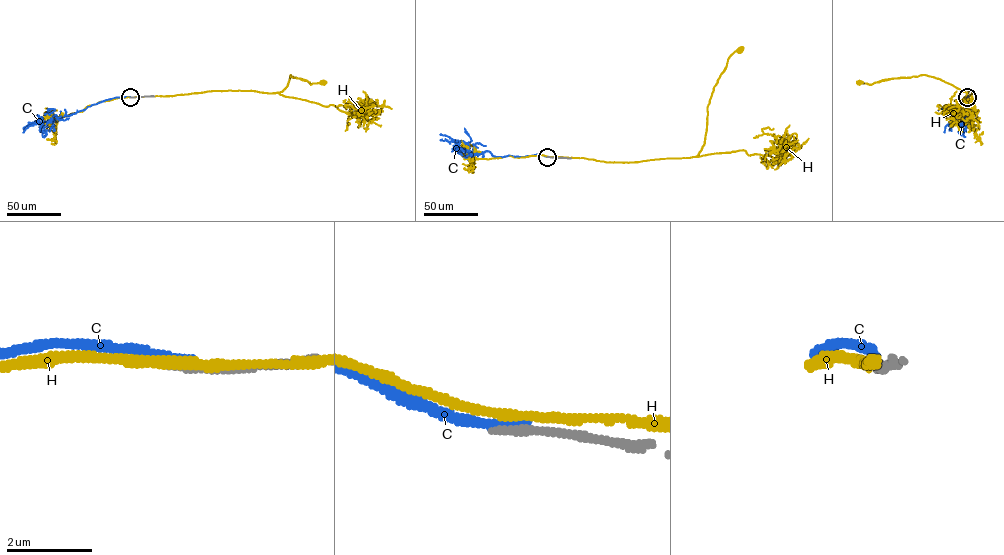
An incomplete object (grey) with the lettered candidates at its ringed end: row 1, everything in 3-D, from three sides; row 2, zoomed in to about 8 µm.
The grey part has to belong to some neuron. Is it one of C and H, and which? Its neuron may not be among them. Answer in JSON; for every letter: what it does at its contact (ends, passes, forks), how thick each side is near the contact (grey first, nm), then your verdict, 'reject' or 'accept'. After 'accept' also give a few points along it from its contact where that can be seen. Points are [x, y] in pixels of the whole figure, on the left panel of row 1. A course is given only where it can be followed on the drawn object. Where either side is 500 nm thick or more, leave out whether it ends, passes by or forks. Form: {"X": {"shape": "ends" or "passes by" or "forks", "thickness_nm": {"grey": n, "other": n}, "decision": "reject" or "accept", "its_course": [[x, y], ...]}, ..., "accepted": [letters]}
{"C": {"shape": "ends", "thickness_nm": {"grey": 240, "other": 280}, "decision": "reject"}, "H": {"shape": "passes by", "thickness_nm": {"grey": 240, "other": 220}, "decision": "reject"}, "accepted": []}

